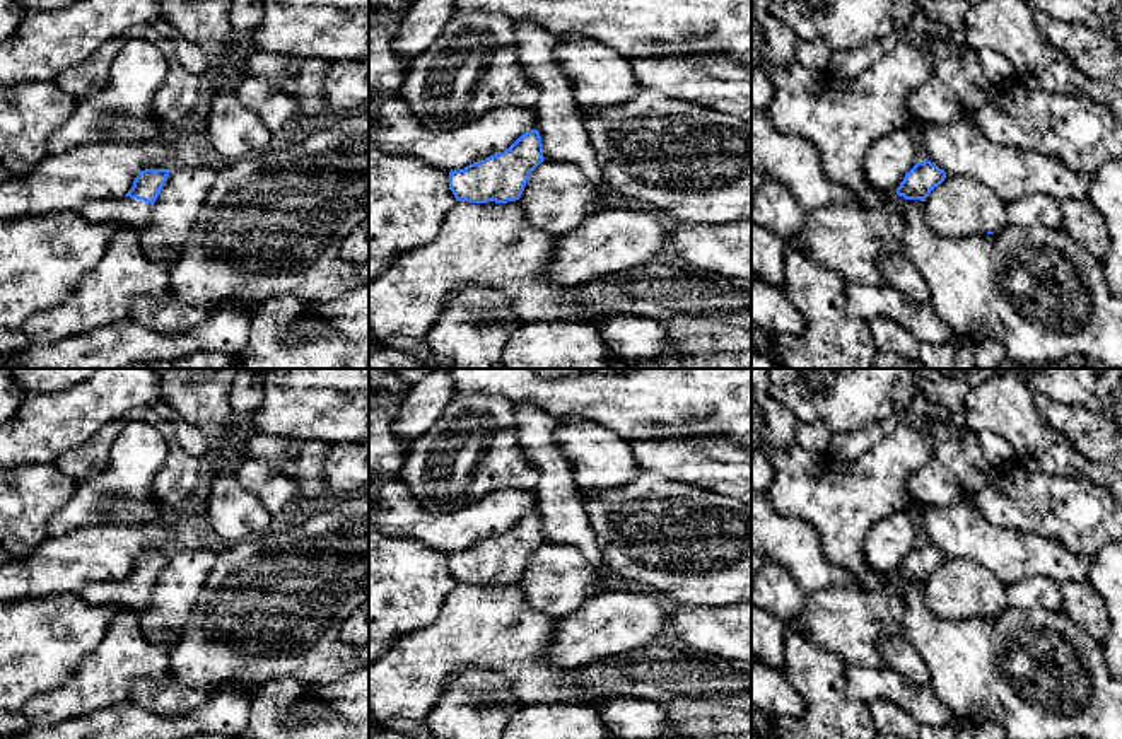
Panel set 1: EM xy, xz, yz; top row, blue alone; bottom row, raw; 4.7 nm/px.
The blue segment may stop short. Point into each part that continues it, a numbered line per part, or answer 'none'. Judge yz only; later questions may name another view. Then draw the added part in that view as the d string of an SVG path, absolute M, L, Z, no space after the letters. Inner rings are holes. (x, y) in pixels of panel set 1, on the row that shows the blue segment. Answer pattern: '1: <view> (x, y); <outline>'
1: yz (849, 239); M905 198L885 207L830 203L806 213L801 229L784 239L816 265L837 271L847 283L888 285L878 261L883 254L902 254Z

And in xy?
1: xy (130, 212); M121 196L87 203L79 212L92 224L118 224L140 232L150 222L152 210L154 205L143 200Z

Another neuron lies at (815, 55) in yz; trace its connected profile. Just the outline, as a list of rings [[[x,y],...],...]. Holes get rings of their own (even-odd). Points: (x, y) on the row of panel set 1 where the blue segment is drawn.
[[[803,41],[796,43],[796,61],[813,72],[825,73],[830,67],[832,49],[823,41]]]

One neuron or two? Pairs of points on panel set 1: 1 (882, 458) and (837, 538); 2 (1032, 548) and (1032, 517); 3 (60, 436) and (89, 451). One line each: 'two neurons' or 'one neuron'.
1: one neuron
2: two neurons
3: two neurons

